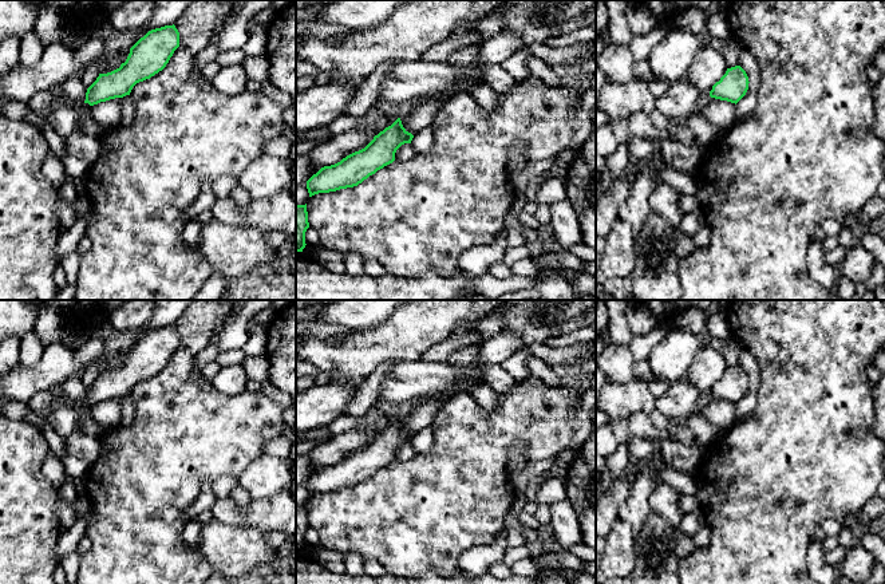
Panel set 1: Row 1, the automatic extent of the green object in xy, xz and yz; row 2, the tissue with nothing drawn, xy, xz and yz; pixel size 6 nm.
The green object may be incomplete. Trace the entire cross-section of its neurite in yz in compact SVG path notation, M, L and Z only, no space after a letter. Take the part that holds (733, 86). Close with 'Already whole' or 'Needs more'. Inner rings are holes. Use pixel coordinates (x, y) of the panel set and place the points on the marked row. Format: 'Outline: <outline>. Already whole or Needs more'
Outline: M740 66L727 68L726 74L712 86L710 96L738 103L748 90L748 76Z. Already whole

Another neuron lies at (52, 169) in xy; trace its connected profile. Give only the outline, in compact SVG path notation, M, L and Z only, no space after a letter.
M50 150L42 165L43 175L51 181L58 194L67 177L60 159Z

